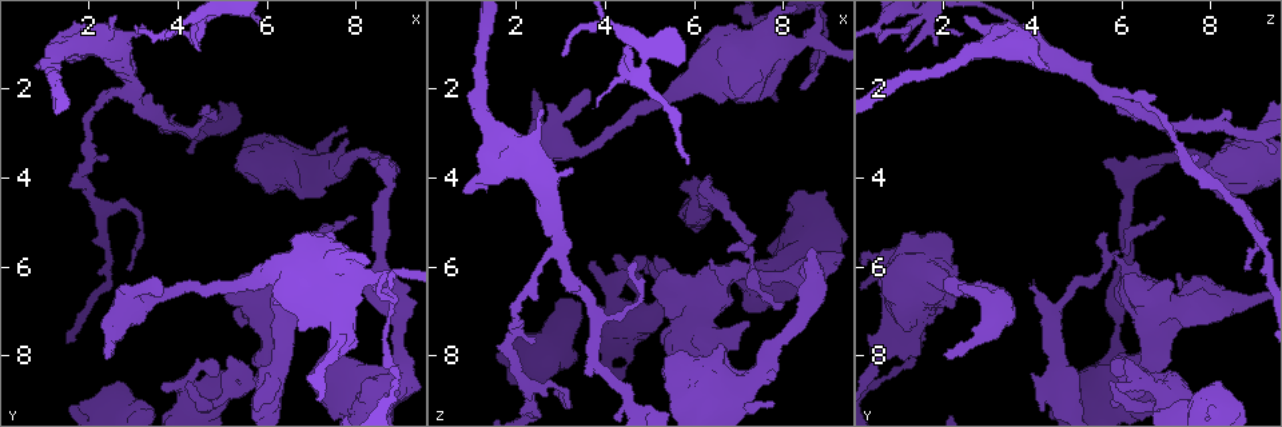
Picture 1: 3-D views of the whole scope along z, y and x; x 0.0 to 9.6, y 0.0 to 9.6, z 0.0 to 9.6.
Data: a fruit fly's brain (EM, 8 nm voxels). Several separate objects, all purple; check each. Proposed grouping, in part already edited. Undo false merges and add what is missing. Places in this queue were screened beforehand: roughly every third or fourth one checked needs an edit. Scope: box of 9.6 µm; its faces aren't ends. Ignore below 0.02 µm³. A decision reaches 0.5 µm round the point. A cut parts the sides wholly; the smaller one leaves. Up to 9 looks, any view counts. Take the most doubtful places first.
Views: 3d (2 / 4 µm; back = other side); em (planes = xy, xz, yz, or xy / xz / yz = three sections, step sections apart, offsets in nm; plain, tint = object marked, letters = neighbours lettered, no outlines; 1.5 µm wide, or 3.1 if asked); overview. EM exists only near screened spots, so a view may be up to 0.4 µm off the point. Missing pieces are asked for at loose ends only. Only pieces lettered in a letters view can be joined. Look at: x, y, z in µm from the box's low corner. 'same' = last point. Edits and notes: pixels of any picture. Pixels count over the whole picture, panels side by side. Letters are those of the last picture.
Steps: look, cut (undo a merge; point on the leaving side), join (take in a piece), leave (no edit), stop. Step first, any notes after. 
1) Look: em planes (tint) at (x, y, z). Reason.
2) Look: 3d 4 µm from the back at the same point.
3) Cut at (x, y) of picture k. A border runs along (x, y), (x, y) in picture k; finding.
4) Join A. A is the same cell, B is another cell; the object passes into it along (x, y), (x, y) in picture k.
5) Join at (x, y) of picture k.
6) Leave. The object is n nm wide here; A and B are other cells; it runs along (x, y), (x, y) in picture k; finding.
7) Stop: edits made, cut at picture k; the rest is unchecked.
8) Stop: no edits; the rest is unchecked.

Look: em yz step 8 (tint) at (7.00, 3.55, 9.10). Sharp bend.

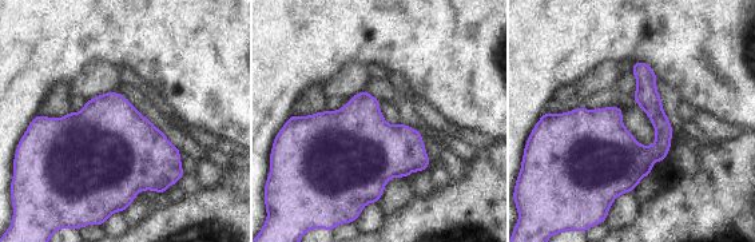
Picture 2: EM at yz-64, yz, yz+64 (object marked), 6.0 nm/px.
Look: em xz step 8 (letters) at the same point. Another direction.

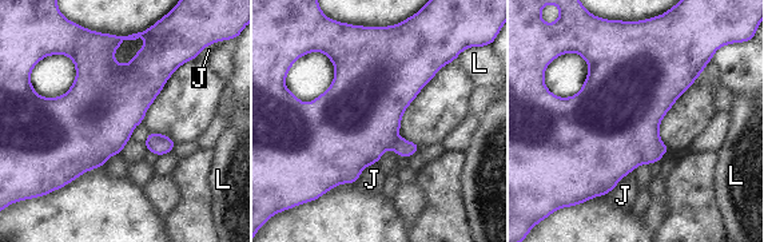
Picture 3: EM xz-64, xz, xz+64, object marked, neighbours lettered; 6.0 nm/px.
Leave. J and L are other cells; a border runs along (633, 170), (607, 194) in picture 3; all the same cell.

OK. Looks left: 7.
Look: em planes (tint) at (6.35, 6.35, 4.05). An open end.

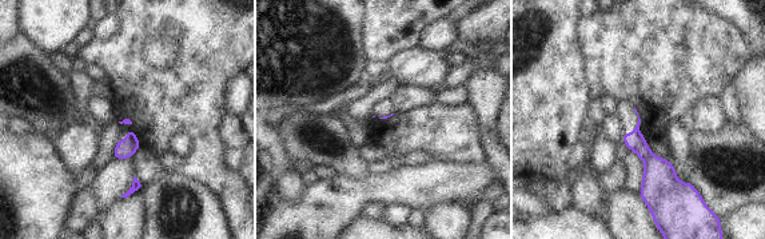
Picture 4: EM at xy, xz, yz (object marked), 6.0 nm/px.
Look: em planes (letters) at the same point.

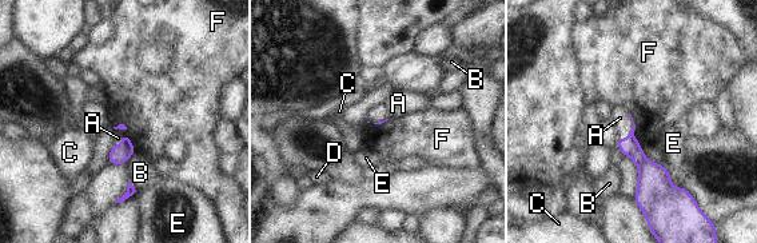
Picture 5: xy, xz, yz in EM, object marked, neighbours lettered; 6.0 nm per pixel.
Join A. The longest contact is with E, 200 nm; A is the same cell, B, C, D, E and F are other cells; the object passes into it along (629, 146), (632, 128), (620, 118) in picture 5; the cell continues.

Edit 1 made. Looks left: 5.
Look: overview. Redraw.

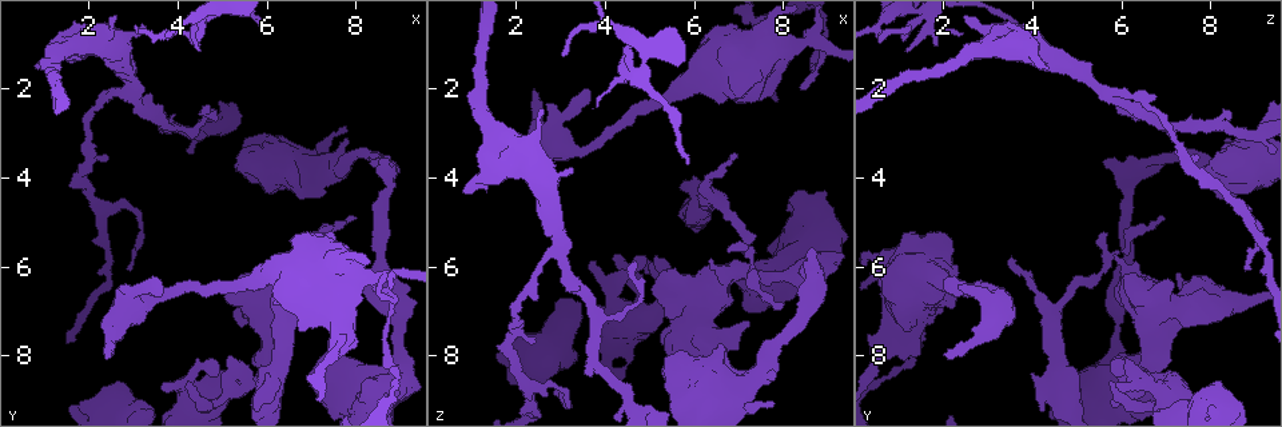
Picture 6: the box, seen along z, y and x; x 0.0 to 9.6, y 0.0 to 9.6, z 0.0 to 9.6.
Look: 3d 4 µm at (3.85, 0.80, 2.35). Thin end.

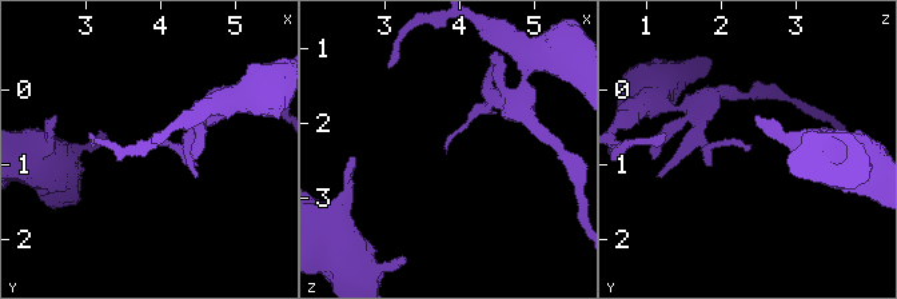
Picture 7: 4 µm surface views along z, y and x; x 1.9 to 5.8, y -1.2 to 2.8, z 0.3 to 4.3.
Look: em planes (letters) at (3.80, 0.75, 2.35). Need the tissue.

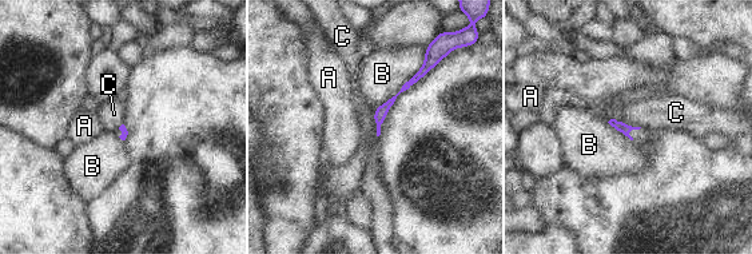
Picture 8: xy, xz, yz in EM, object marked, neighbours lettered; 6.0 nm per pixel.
Leave. The longest contact is with B, 500 nm; A, B and C are other cells; none of them fits.

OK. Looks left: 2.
Look: em xy step 8 (tint) at (0.75, 1.50, 4.25).

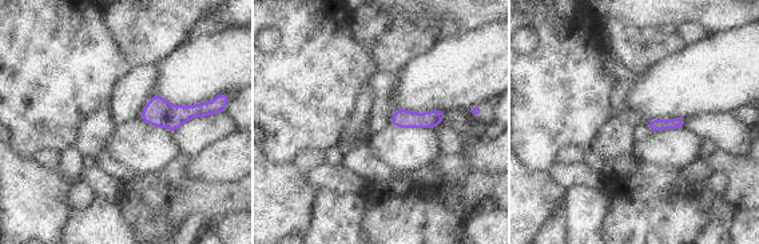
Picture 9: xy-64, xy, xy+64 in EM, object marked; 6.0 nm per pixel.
Look: em planes (letters) at the same point.

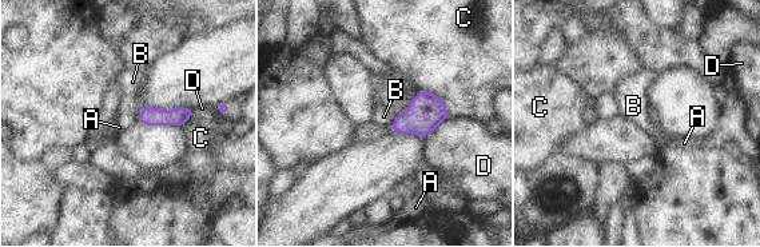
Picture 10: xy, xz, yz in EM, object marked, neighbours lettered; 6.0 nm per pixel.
Leave. A, B, C and D are other cells; it runs along (188, 111), (178, 118), (142, 119) in picture 10; none of them fits.

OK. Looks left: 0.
Stop: edits made, join at picture 5; the rest is unchecked.

